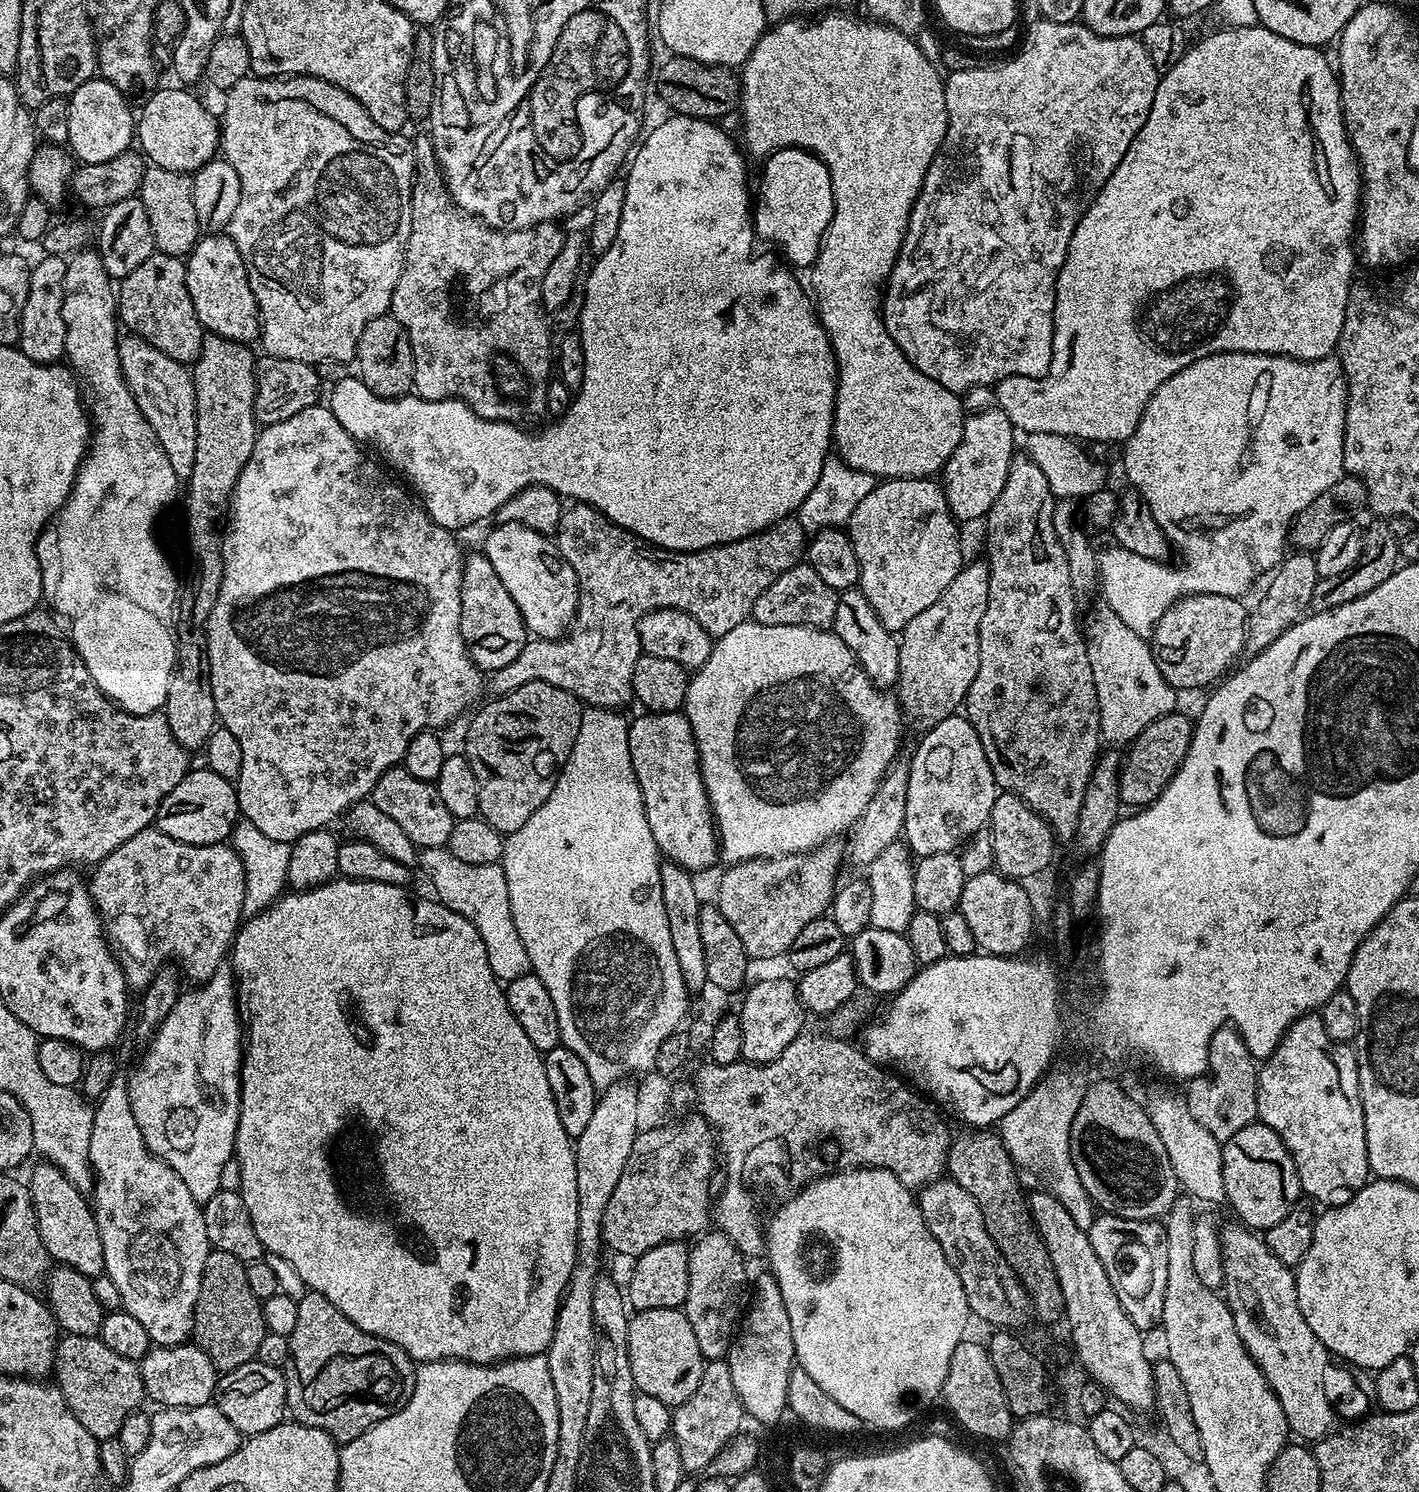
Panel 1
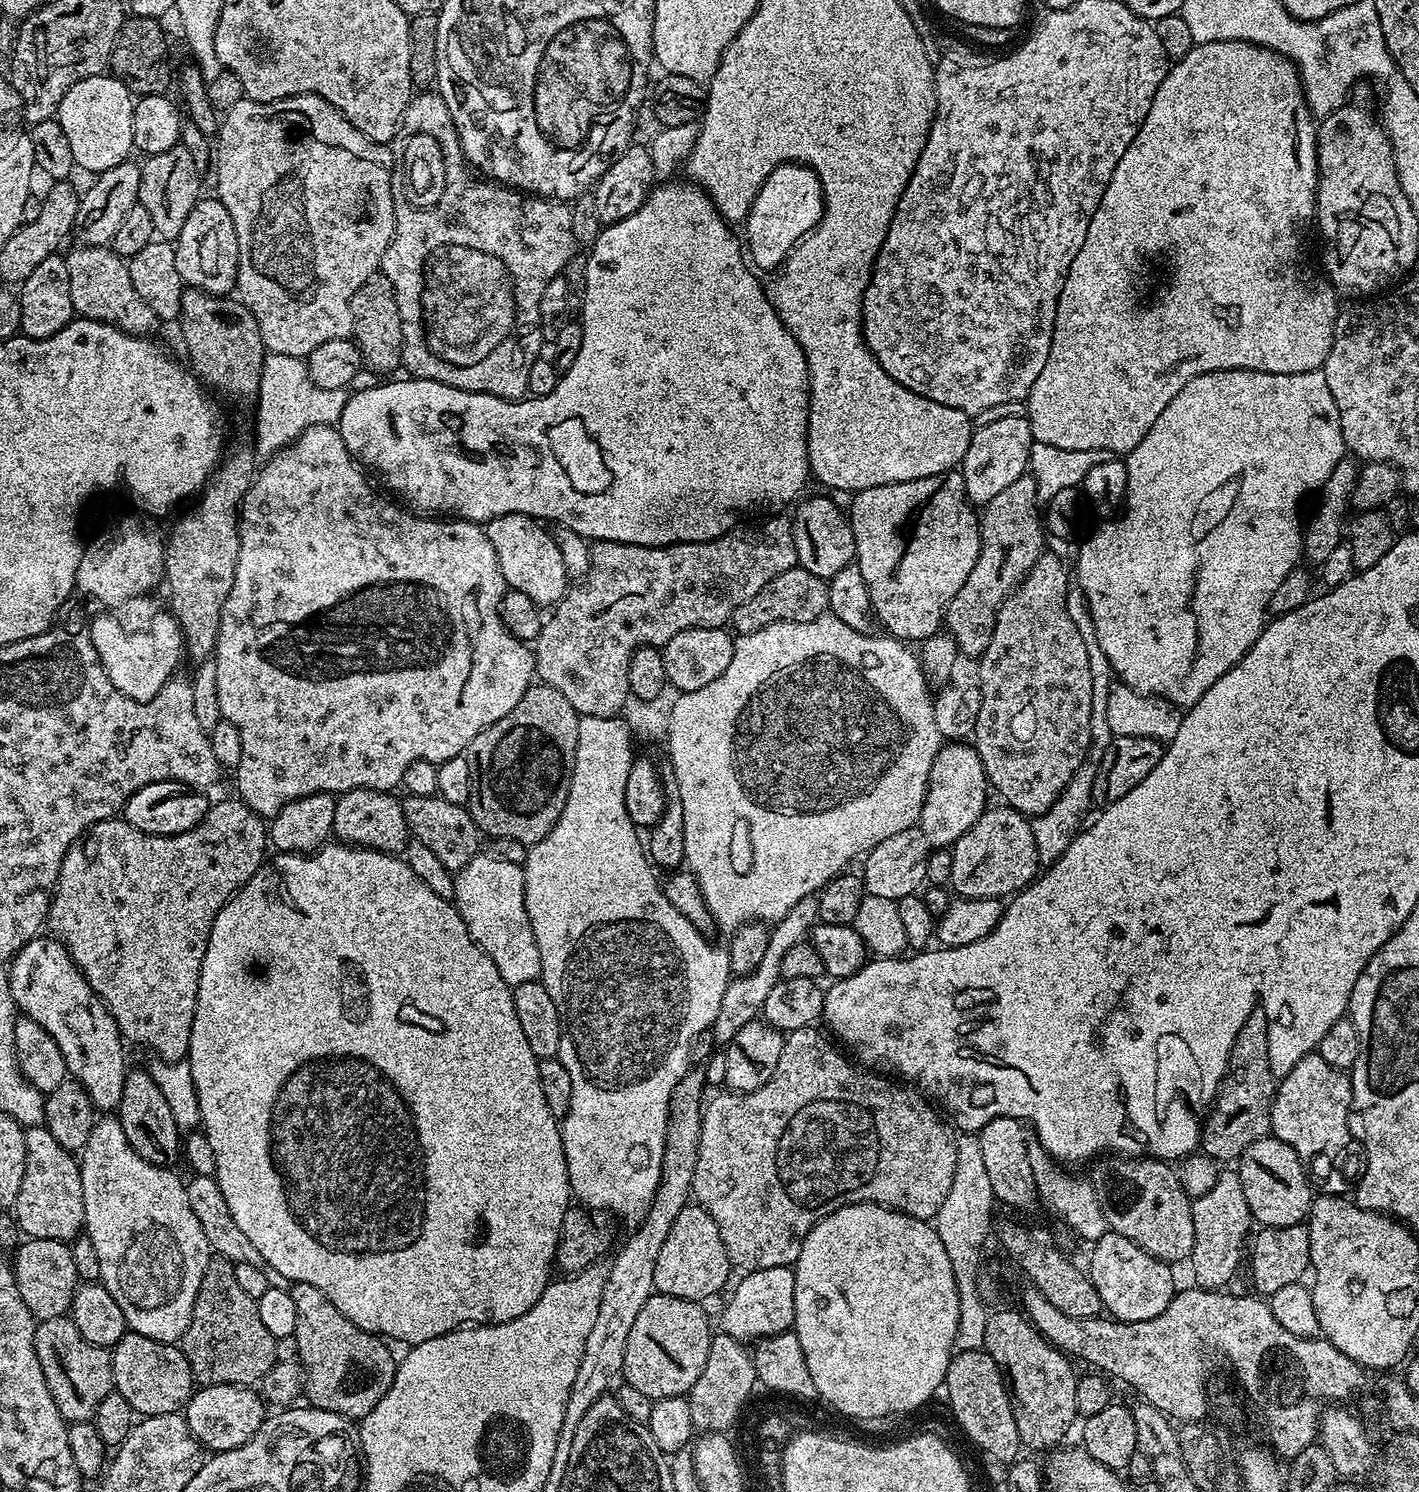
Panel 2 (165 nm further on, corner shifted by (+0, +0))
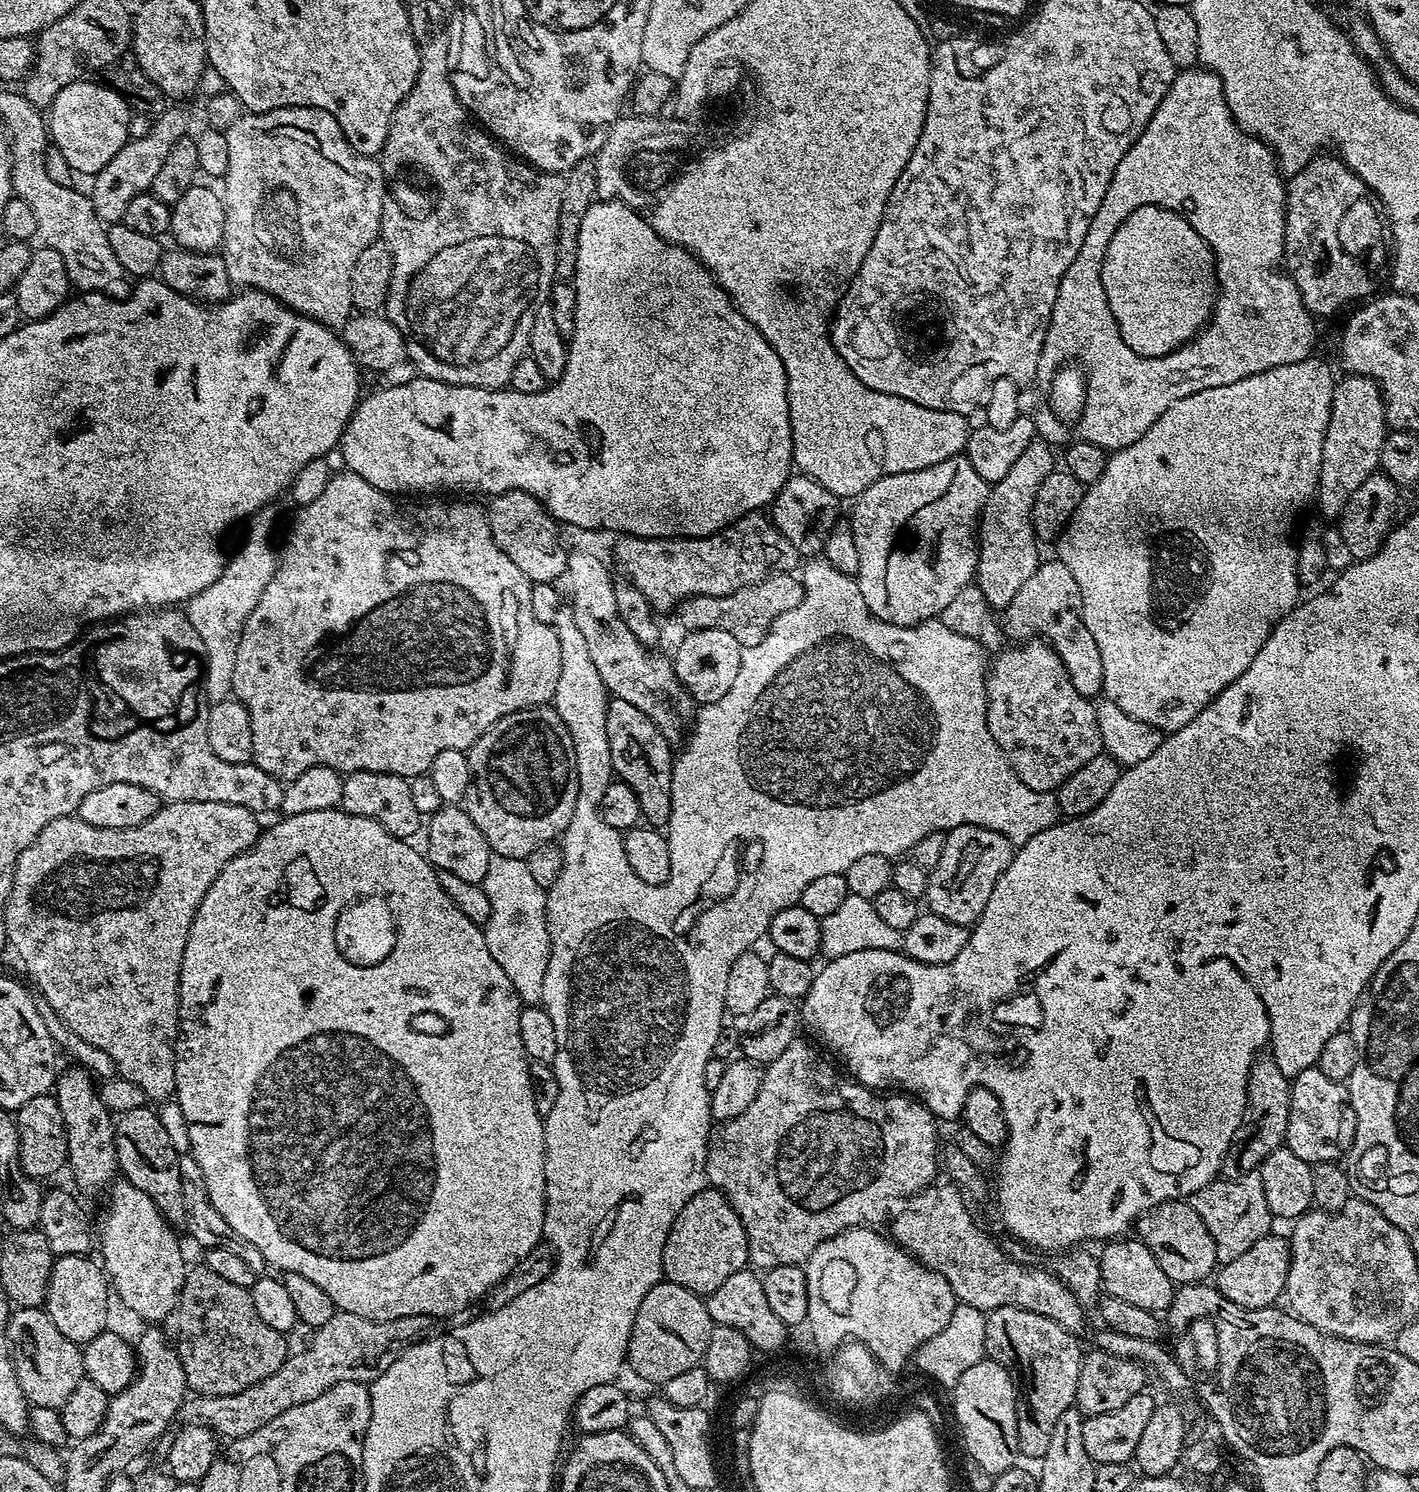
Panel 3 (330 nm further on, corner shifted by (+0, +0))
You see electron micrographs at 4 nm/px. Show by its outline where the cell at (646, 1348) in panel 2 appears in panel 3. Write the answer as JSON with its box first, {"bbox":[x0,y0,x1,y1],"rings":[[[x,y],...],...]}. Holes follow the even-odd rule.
{"bbox":[627,1279,713,1386],"rings":[[[661,1279],[642,1298],[642,1306],[638,1306],[628,1343],[627,1367],[632,1367],[642,1379],[662,1386],[703,1361],[713,1327],[705,1297]]]}

